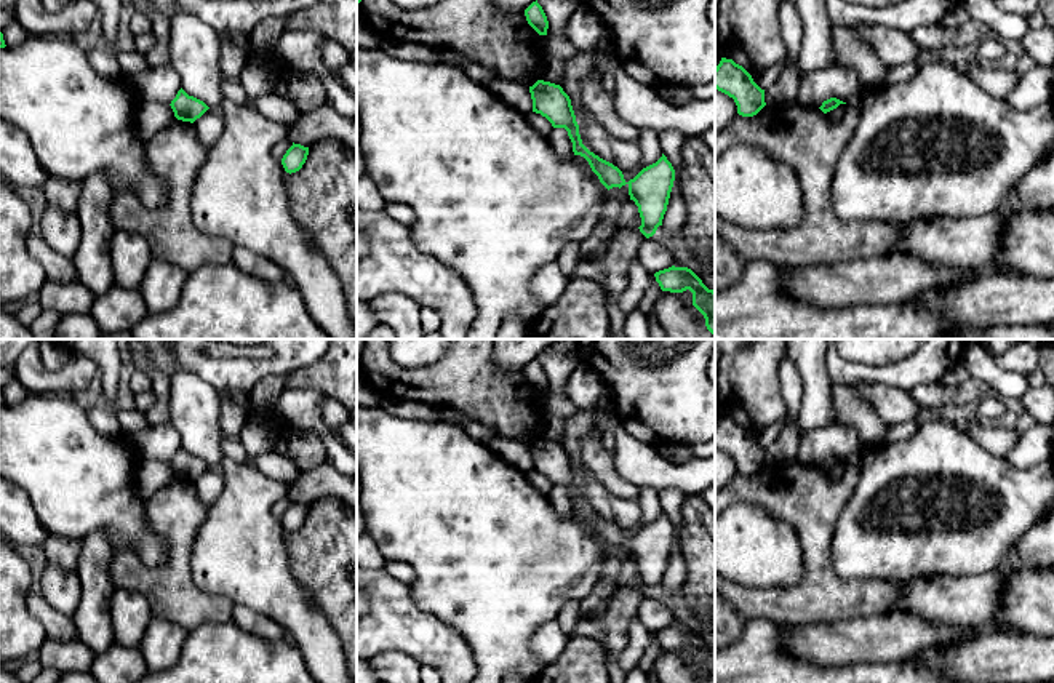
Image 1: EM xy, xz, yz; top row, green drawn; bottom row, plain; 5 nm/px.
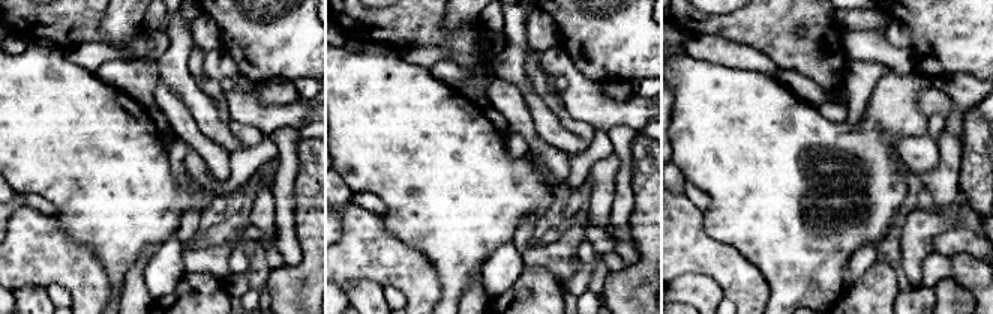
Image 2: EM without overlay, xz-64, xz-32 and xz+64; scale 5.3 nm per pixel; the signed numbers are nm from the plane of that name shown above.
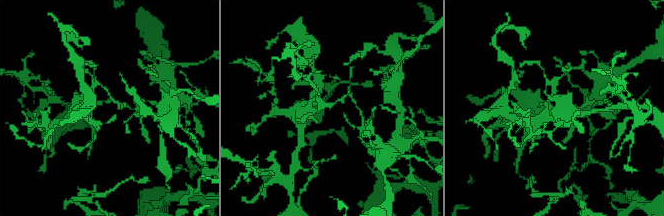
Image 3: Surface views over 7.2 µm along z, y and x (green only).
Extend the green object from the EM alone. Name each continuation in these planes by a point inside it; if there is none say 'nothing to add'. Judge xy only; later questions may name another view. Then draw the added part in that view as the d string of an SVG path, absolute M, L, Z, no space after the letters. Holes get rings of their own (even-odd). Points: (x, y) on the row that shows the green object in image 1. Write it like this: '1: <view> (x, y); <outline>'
nothing to add

